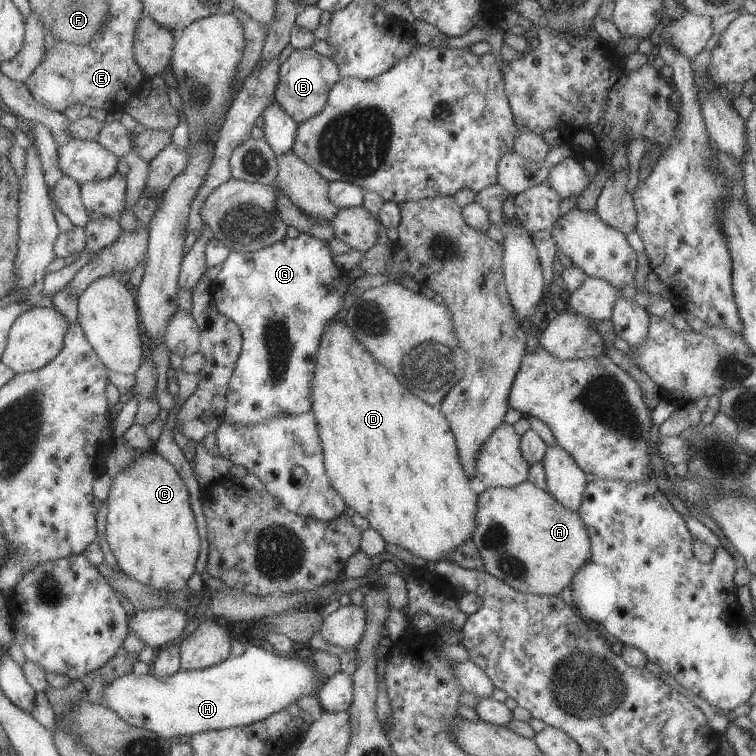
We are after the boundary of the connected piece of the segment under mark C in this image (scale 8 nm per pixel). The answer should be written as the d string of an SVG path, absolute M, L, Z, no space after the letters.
M155 450L152 453L144 452L127 470L121 471L118 477L113 479L106 502L107 540L120 571L129 578L164 593L176 594L184 591L188 580L196 573L201 546L188 488L174 466Z

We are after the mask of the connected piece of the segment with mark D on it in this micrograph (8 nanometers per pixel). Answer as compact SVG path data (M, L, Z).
M336 319L328 324L325 334L322 336L320 349L316 358L317 366L314 379L311 383L312 412L316 423L319 425L319 436L323 447L323 458L327 476L331 487L342 496L348 507L351 507L360 516L370 523L370 528L374 529L384 539L386 544L394 544L407 550L410 554L422 558L426 563L436 563L443 558L449 558L457 548L472 537L476 529L476 514L478 511L479 495L472 490L472 478L466 475L459 460L457 443L454 434L451 432L446 416L442 415L439 406L434 407L426 404L424 400L418 400L412 392L408 392L402 384L398 383L396 376L391 374L386 368L382 368L378 362L362 347L362 344L354 337L350 328Z

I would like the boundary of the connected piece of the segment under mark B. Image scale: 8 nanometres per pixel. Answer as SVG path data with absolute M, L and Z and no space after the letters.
M295 49L279 67L279 84L275 100L298 125L303 124L326 109L328 94L340 78L338 66L331 58L324 57L313 49Z

